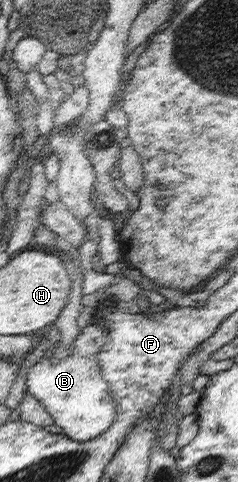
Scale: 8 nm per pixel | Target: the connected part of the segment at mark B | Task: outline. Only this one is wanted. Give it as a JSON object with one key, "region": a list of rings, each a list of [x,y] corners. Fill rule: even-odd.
{"region":[[[55,350],[51,354],[51,358],[45,359],[45,356],[35,366],[27,368],[27,393],[34,398],[39,399],[39,403],[48,410],[48,413],[54,418],[54,424],[60,426],[62,433],[66,437],[74,441],[87,442],[104,433],[115,420],[117,411],[117,401],[113,399],[113,391],[109,387],[108,382],[101,374],[101,367],[97,361],[97,355],[89,355],[89,357],[81,357],[79,355],[71,355],[63,360],[54,358]]]}

